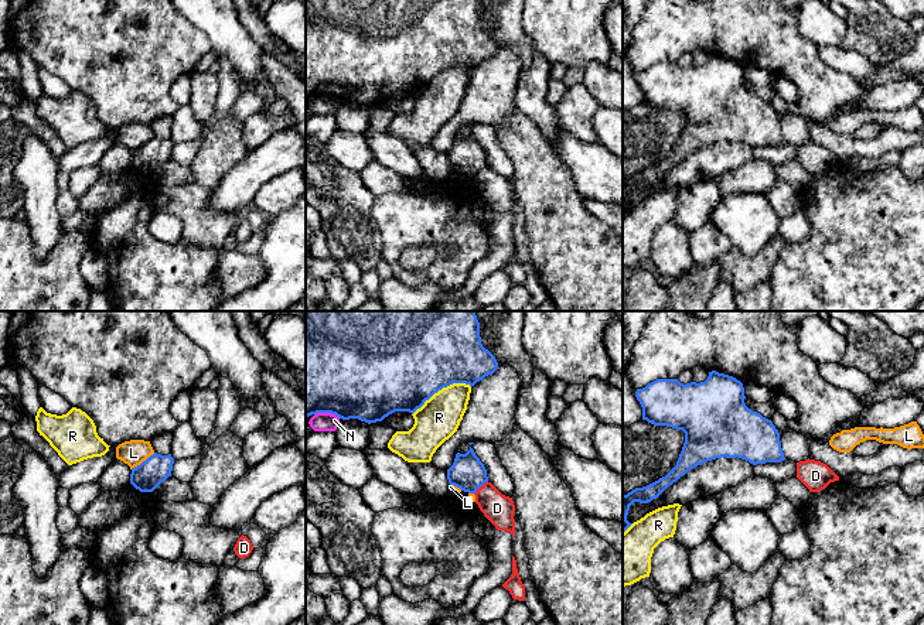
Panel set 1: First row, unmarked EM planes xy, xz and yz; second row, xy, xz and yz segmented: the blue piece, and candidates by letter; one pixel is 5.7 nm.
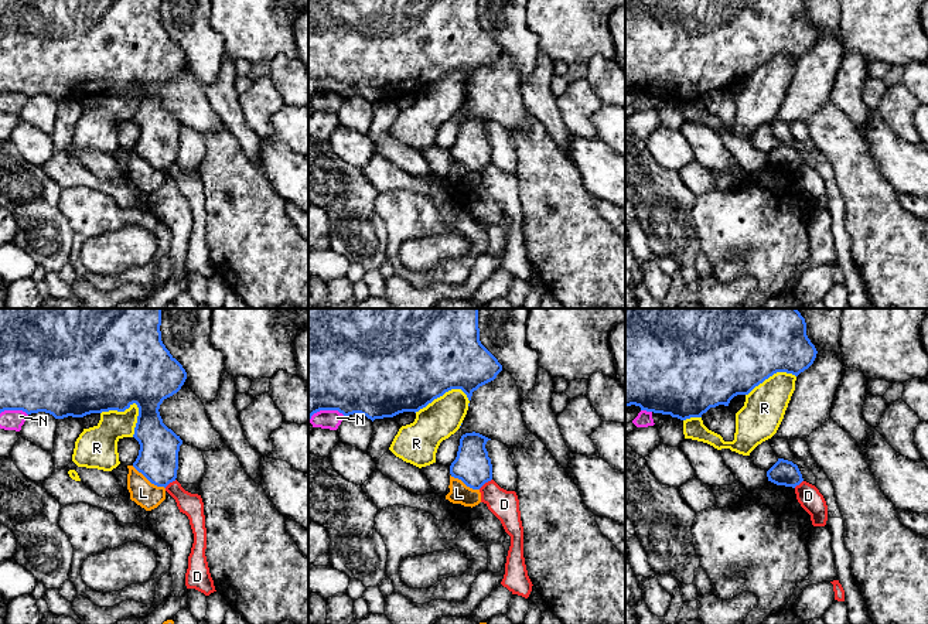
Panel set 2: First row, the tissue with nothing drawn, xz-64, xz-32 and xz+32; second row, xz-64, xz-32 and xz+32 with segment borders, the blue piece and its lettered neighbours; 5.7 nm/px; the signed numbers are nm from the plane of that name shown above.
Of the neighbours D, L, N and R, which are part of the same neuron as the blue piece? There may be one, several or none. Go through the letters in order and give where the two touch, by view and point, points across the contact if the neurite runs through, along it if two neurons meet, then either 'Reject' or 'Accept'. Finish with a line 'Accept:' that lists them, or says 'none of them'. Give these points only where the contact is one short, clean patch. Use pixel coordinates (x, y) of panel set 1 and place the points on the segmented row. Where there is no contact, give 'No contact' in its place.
D: Touches blue at xz (480, 485). Boundary: xz (487, 481), (474, 494). Reject
L: Touches blue at xy (143, 461). Reject
N: Touches blue at xz (327, 412). Reject
R: Touches blue at xz (440, 389). Reject
Accept: none of them

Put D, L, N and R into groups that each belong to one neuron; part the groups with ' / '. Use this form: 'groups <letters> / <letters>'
groups D / L / N / R

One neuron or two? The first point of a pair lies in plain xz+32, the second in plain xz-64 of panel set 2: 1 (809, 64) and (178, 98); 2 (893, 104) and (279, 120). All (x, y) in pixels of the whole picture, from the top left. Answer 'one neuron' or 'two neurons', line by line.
1: one neuron
2: two neurons

